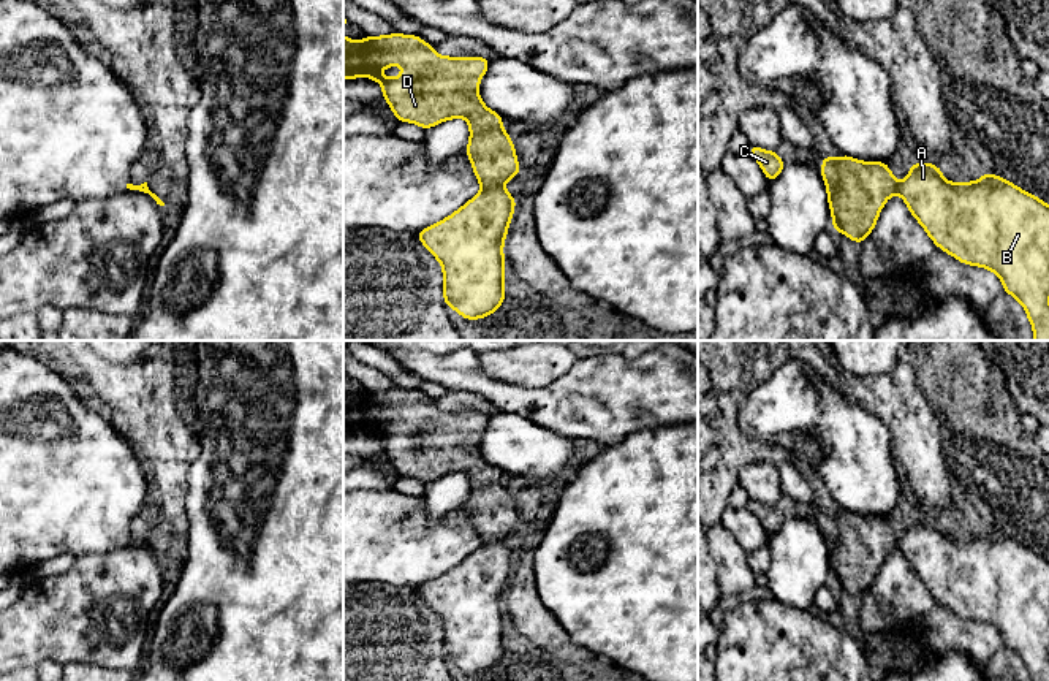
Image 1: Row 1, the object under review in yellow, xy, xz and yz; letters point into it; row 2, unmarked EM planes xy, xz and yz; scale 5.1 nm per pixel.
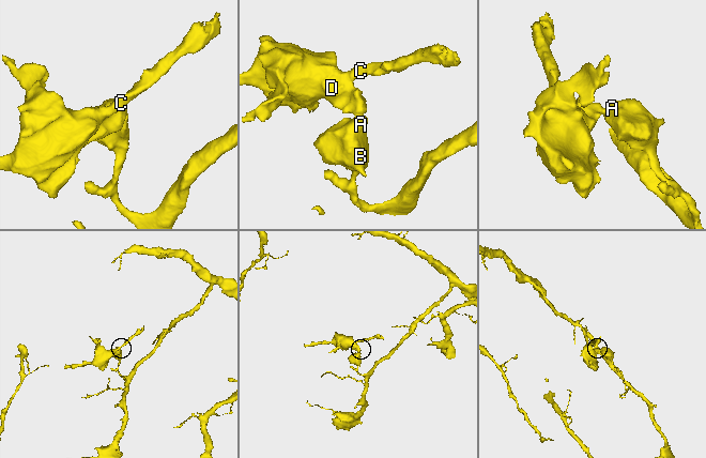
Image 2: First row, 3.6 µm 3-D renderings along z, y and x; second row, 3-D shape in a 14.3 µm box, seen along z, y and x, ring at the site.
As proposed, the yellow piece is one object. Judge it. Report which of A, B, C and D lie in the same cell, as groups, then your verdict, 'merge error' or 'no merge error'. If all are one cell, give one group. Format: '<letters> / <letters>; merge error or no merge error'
A B / C D; merge error

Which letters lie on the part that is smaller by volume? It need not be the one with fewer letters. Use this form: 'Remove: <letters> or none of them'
Remove: C, D

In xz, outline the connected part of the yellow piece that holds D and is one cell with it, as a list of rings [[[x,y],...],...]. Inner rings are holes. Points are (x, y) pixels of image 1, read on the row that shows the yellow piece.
[[[343,35],[343,79],[367,78],[381,84],[383,97],[399,122],[411,122],[424,130],[448,119],[464,117],[470,125],[470,143],[465,147],[471,168],[483,188],[503,187],[521,174],[514,143],[502,127],[503,117],[490,111],[479,98],[478,84],[490,59],[445,57],[416,35],[364,36],[356,43]],[[403,65],[400,78],[381,78],[386,67]]]

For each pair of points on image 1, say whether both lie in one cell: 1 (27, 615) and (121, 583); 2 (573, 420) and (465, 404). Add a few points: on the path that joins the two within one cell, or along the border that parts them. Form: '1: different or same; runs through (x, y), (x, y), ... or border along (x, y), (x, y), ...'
1: same; runs through (51, 615), (67, 615), (90, 591), (97, 591)
2: different; border along (462, 391), (483, 396), (499, 410)

